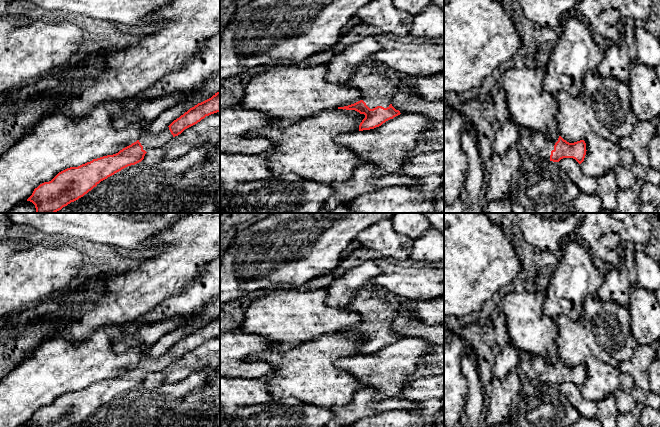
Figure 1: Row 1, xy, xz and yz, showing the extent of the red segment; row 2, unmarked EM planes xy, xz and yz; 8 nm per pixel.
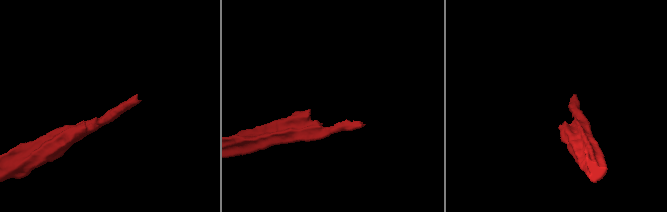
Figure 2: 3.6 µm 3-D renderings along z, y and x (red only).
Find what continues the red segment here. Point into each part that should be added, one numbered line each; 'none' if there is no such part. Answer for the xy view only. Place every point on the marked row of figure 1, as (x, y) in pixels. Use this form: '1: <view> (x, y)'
1: xy (149, 140)

